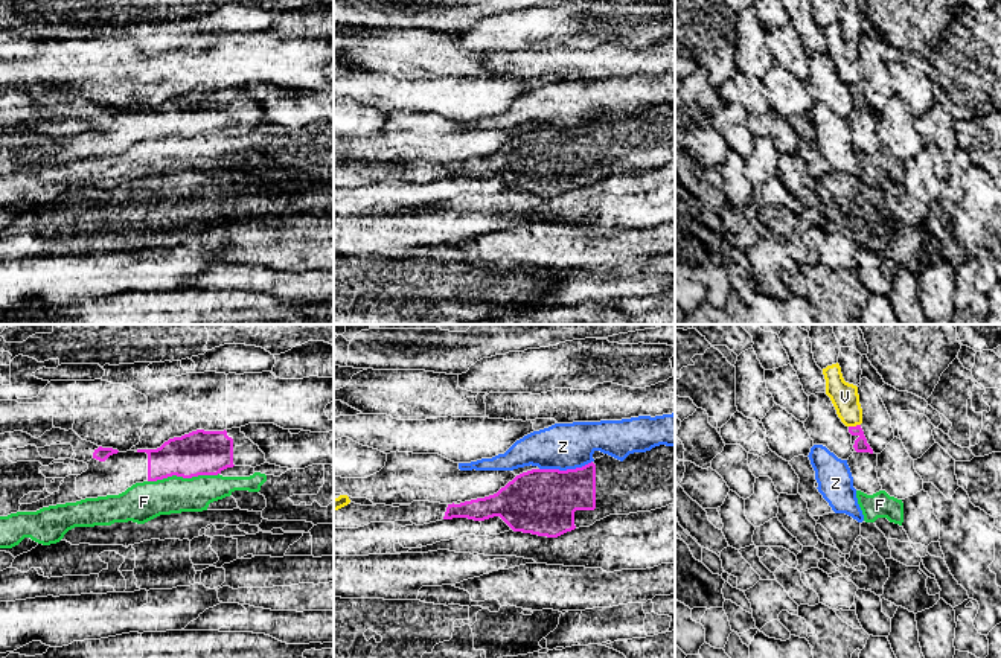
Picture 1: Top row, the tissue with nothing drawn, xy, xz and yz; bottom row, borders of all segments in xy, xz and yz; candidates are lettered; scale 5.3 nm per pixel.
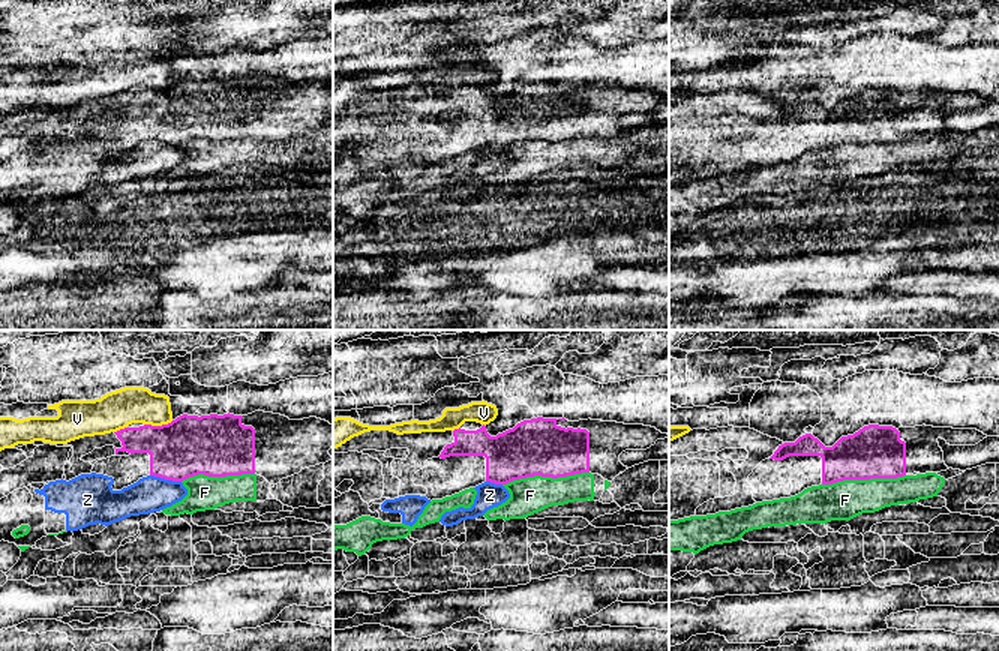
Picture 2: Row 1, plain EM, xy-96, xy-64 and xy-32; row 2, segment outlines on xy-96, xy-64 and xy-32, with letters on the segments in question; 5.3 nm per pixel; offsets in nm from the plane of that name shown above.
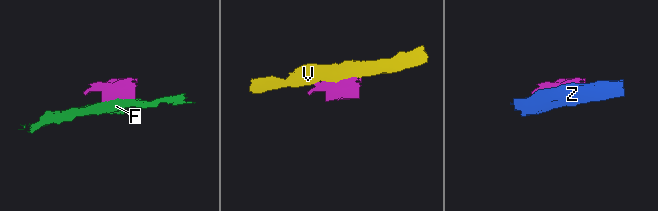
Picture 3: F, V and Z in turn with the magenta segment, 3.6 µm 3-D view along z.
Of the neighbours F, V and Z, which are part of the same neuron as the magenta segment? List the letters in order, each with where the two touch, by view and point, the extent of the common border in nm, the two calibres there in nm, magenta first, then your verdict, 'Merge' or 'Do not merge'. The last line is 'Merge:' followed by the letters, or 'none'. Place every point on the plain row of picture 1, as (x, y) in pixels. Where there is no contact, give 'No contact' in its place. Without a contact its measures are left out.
F: Touches magenta at xy (183, 136). Shared border 380 nm. Thickness 240 nm (magenta) against 200 nm. Do not merge
V: Touches magenta at yz (853, 86). Shared border 70 nm. Thickness 70 nm (magenta) against 150 nm. Do not merge
Z: Touches magenta at xz (567, 128). Shared border 280 nm. Thickness 360 nm (magenta) against 240 nm. Do not merge
Merge: none

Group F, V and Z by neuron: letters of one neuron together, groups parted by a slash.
F / V / Z

